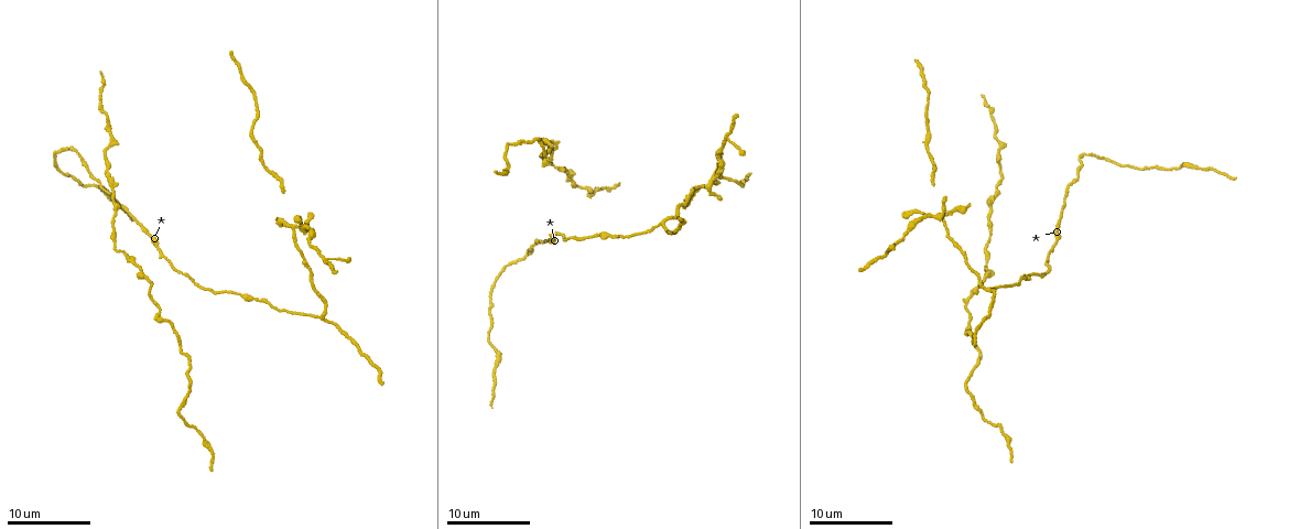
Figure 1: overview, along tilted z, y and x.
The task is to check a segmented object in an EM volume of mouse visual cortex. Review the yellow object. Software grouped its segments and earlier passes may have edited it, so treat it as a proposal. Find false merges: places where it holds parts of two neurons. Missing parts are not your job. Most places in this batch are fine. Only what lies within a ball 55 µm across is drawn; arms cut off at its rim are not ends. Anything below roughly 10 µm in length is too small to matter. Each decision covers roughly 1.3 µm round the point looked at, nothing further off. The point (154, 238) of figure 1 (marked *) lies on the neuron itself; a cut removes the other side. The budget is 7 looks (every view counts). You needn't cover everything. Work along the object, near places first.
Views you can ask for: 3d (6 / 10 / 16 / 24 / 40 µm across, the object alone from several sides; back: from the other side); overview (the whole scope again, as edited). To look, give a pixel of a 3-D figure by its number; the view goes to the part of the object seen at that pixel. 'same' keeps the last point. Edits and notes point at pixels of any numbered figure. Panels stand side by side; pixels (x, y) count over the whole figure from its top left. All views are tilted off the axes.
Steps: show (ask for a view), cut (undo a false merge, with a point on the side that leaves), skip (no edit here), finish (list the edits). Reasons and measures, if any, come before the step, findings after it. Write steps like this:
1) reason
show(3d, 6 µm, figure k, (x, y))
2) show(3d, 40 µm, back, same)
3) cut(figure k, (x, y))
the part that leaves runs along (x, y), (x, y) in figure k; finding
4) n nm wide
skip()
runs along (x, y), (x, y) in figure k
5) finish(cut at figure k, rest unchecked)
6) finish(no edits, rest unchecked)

three arms meet
show(3d, 10 µm, figure 1, (986, 291))

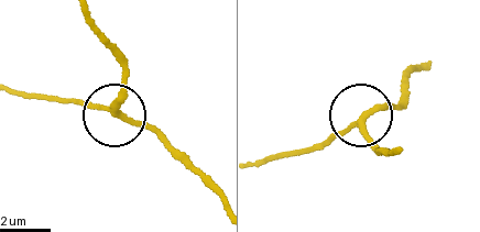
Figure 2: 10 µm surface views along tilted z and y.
skip()
runs along (9, 88), (101, 106), (167, 143) in figure 2; one neuron here

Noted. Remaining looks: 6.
side arm on a straight run
show(3d, 10 µm, figure 1, (294, 225))

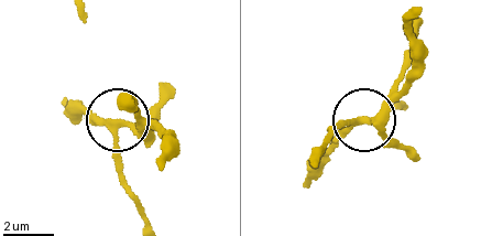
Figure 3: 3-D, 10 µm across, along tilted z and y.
side arm 15 µm
cut(figure 3, (384, 135))
the part that leaves runs along (350, 121), (381, 118), (403, 89), (412, 14) in figure 3; two neurons meet here

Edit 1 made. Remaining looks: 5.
calibre changes
show(3d, 6 µm, figure 1, (303, 260))

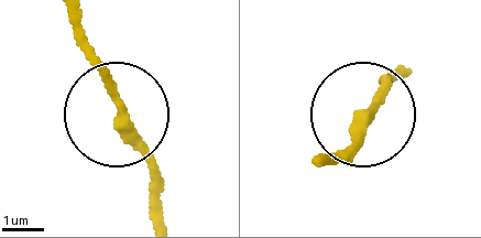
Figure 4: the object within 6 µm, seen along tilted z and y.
skip()
runs along (327, 164), (353, 151), (394, 71) in figure 4; continuous, no second neuron

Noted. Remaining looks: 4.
sudden change in width
show(3d, 6 µm, figure 1, (970, 333))

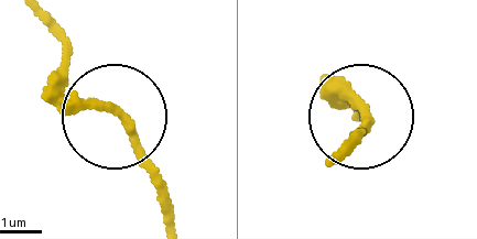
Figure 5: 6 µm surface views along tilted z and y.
240 nm wide
skip()
continuous, no second neuron

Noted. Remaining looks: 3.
finish(cut at figure 3, rest unchecked)

